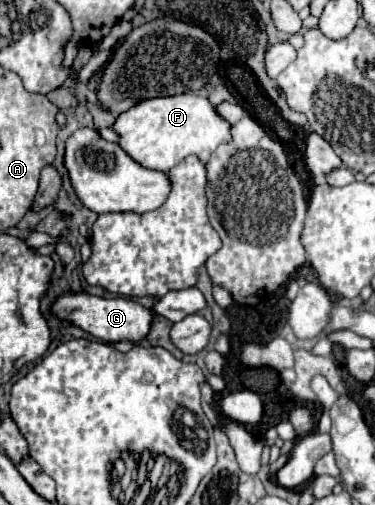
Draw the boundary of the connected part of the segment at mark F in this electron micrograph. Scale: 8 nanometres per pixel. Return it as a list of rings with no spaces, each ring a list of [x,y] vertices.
[[[180,94],[166,98],[152,98],[140,102],[128,112],[116,118],[114,130],[120,134],[120,146],[144,168],[168,172],[186,156],[198,156],[200,162],[208,162],[210,154],[224,142],[232,142],[230,124],[216,112],[214,104],[206,96]]]

